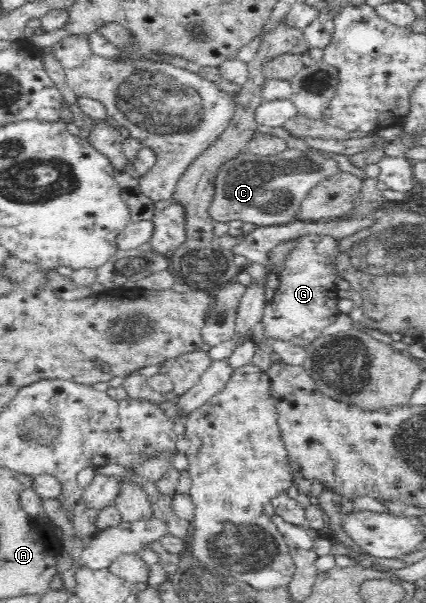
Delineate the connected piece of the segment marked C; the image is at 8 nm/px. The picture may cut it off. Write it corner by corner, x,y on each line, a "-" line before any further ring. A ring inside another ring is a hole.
287,147
269,156
244,150
219,166
209,215
217,223
239,219
257,227
291,223
309,191
323,178
329,178
339,171
337,161
327,156
327,151
323,154
319,149
303,152

